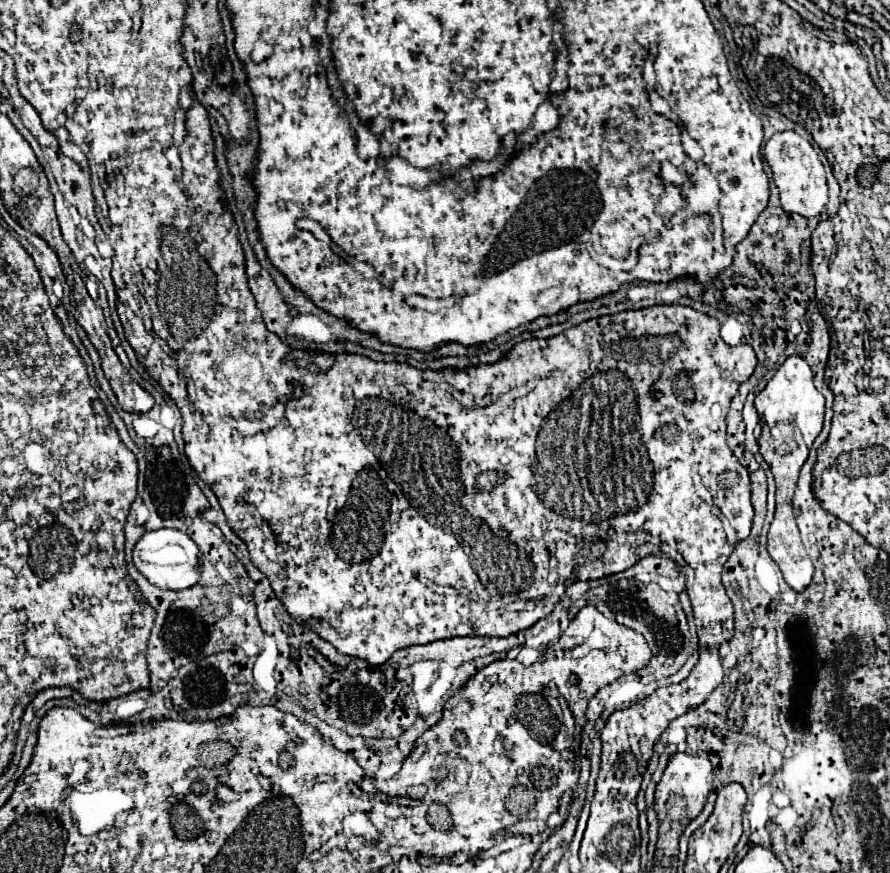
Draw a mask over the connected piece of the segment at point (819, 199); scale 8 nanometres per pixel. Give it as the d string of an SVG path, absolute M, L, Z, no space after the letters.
M783 130L769 138L765 144L763 156L773 170L773 180L780 193L780 203L783 210L799 214L805 218L816 217L827 206L827 174L819 160L815 148L797 132Z

